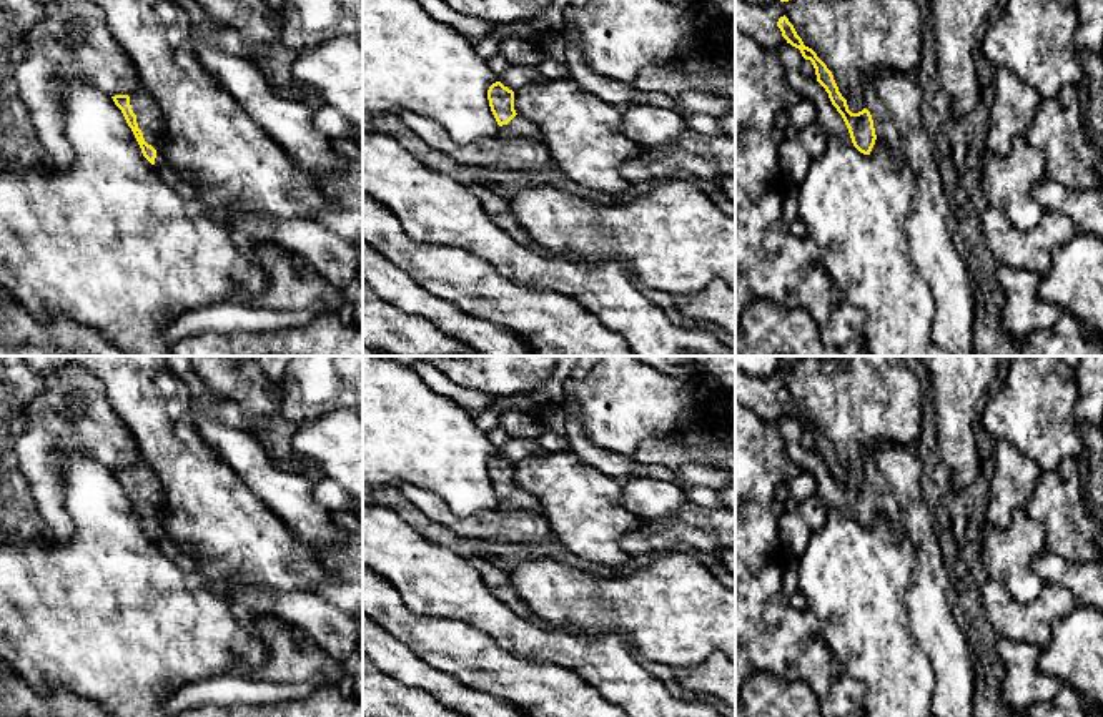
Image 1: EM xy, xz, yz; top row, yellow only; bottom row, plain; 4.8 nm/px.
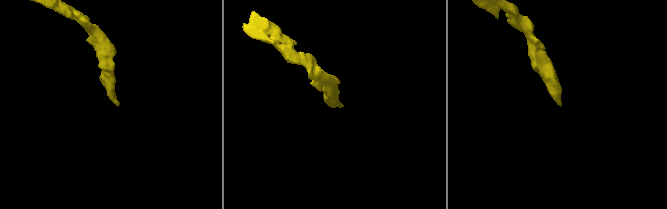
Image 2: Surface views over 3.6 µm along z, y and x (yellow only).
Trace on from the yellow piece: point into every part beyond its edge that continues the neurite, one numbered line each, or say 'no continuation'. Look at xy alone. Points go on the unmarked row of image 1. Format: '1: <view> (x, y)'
1: xy (148, 489)

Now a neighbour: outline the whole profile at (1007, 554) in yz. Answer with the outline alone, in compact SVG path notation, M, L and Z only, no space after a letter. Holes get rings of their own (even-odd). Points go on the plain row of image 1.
M1018 511L1007 529L985 526L982 529L982 552L988 577L1003 582L1011 597L1030 604L1048 586L1031 562L1046 551L1045 526Z

